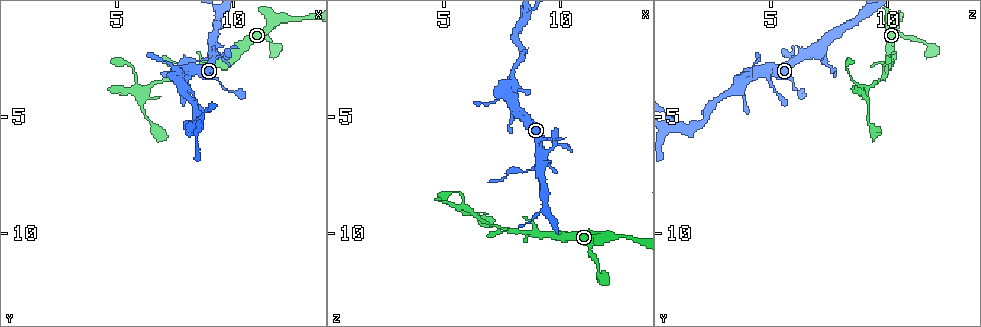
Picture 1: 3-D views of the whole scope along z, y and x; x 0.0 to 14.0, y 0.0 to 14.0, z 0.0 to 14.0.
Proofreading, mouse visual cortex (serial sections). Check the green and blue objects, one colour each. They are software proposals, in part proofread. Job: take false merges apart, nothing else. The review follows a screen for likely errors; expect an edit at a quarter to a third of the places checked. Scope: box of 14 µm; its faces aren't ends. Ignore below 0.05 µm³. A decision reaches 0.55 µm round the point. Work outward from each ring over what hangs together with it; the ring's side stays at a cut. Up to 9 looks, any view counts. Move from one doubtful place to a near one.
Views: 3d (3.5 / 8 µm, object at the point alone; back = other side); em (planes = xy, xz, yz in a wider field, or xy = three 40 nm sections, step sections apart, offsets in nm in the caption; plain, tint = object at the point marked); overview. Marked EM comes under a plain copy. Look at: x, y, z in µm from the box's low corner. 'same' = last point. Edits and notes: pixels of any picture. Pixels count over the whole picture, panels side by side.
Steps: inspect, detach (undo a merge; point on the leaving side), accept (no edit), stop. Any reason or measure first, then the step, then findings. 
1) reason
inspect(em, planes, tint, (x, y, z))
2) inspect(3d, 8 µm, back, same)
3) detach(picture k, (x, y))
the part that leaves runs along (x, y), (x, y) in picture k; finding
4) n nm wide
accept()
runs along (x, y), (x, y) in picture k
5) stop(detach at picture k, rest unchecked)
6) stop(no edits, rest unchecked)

arms part here
inspect(3d, 3.5 µm, (7.9, 3.2, 10.0))

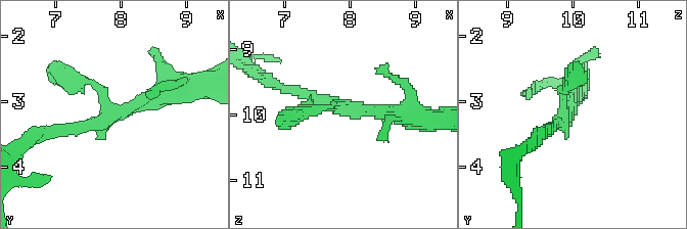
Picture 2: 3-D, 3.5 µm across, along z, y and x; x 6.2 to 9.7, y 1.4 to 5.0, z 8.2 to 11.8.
now the EM
inspect(em, planes, tint, (7.90, 3.15, 9.90))

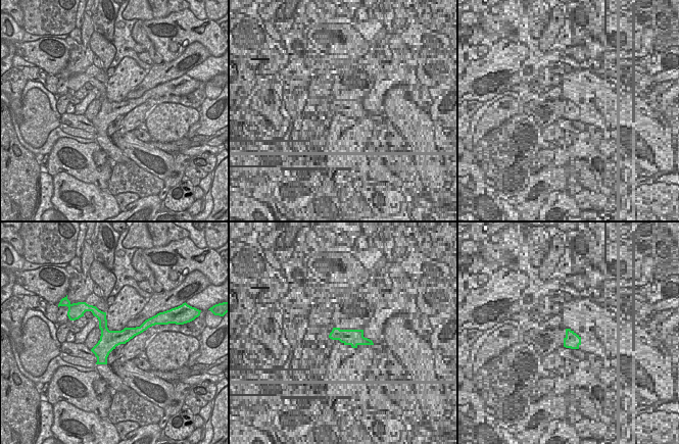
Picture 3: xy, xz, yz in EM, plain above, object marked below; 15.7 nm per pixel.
accept()
runs along (145, 326), (117, 337), (99, 361) in picture 3; continuous, no second cell

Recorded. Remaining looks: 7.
three arms meet
inspect(3d, 3.5 µm, (6.2, 3.8, 9.2))

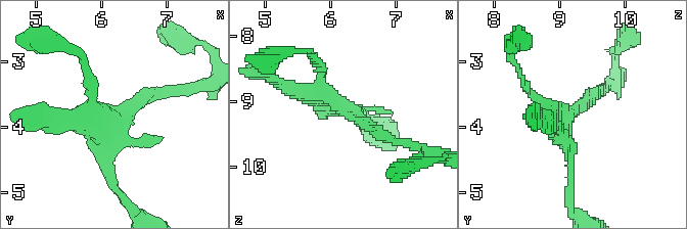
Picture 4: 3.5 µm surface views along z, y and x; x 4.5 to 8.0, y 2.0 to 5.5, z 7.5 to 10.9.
shape alone is not enough
inspect(em, xy, step 1, tint, (6.25, 3.80, 9.20))

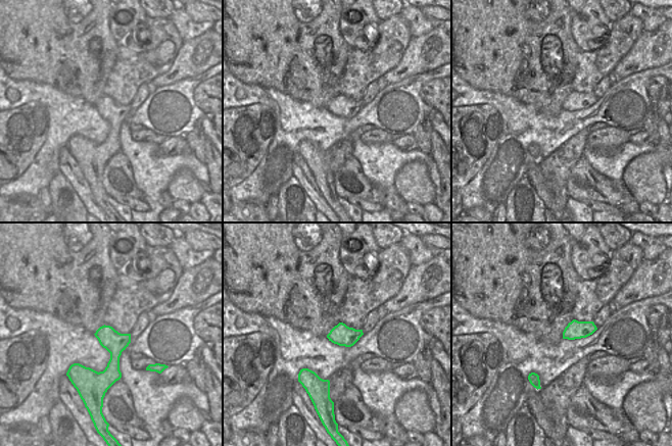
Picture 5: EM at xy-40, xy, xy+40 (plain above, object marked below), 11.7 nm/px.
accept()
runs along (401, 141), (319, 89), (290, 89) in picture 4; continuous, no second cell

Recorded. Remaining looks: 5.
inspect(3d, 8 µm, (9.1, 2.2, 6.9))

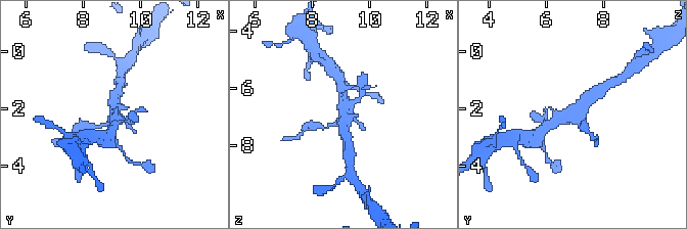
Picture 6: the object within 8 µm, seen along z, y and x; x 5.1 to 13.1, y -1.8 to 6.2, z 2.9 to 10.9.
need the tissue
inspect(em, planes, tint, (9.1, 2.2, 6.9))

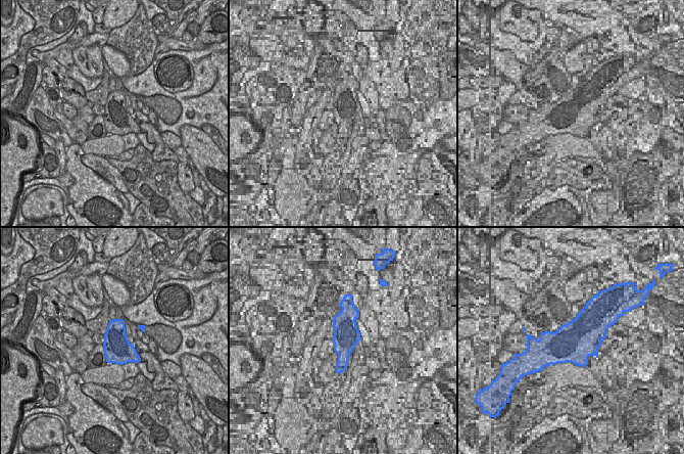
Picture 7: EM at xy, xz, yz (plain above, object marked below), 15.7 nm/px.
accept()
runs along (546, 127), (568, 118), (593, 94) in picture 6; continuous, no second cell

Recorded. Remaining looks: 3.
abrupt turn
inspect(3d, 3.5 µm, (7.7, 3.2, 4.1))

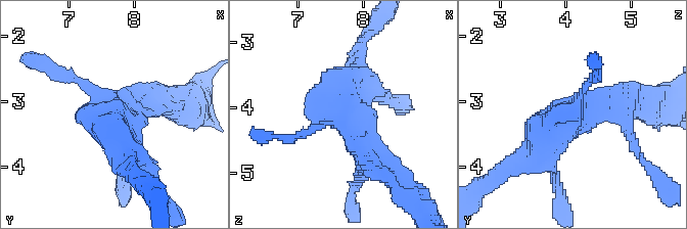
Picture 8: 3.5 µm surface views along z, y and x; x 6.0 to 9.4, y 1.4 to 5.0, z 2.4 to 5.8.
inspect(em, planes, tint, (7.75, 3.25, 4.15))

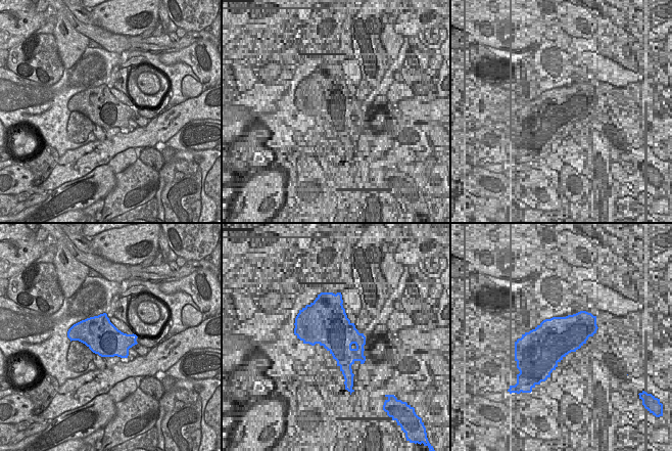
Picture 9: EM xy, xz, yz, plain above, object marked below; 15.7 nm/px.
inspect(em, xy, step 1, tint, same)

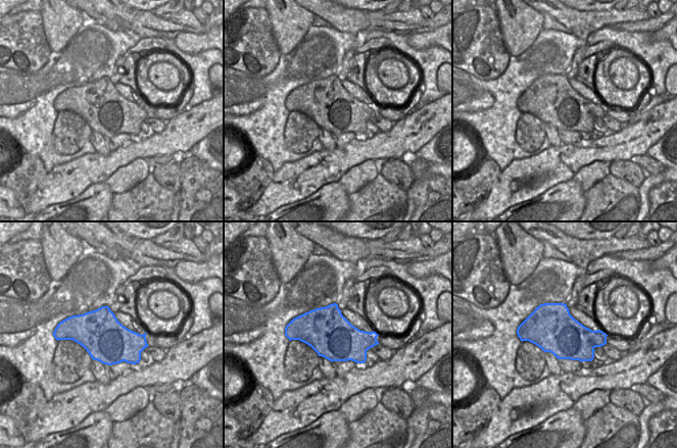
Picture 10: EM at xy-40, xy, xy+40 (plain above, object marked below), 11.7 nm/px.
accept()
runs along (630, 101), (569, 120), (528, 154) in picture 8; continuous, no second cell

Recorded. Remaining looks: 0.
stop(no edits, rest unchecked)

